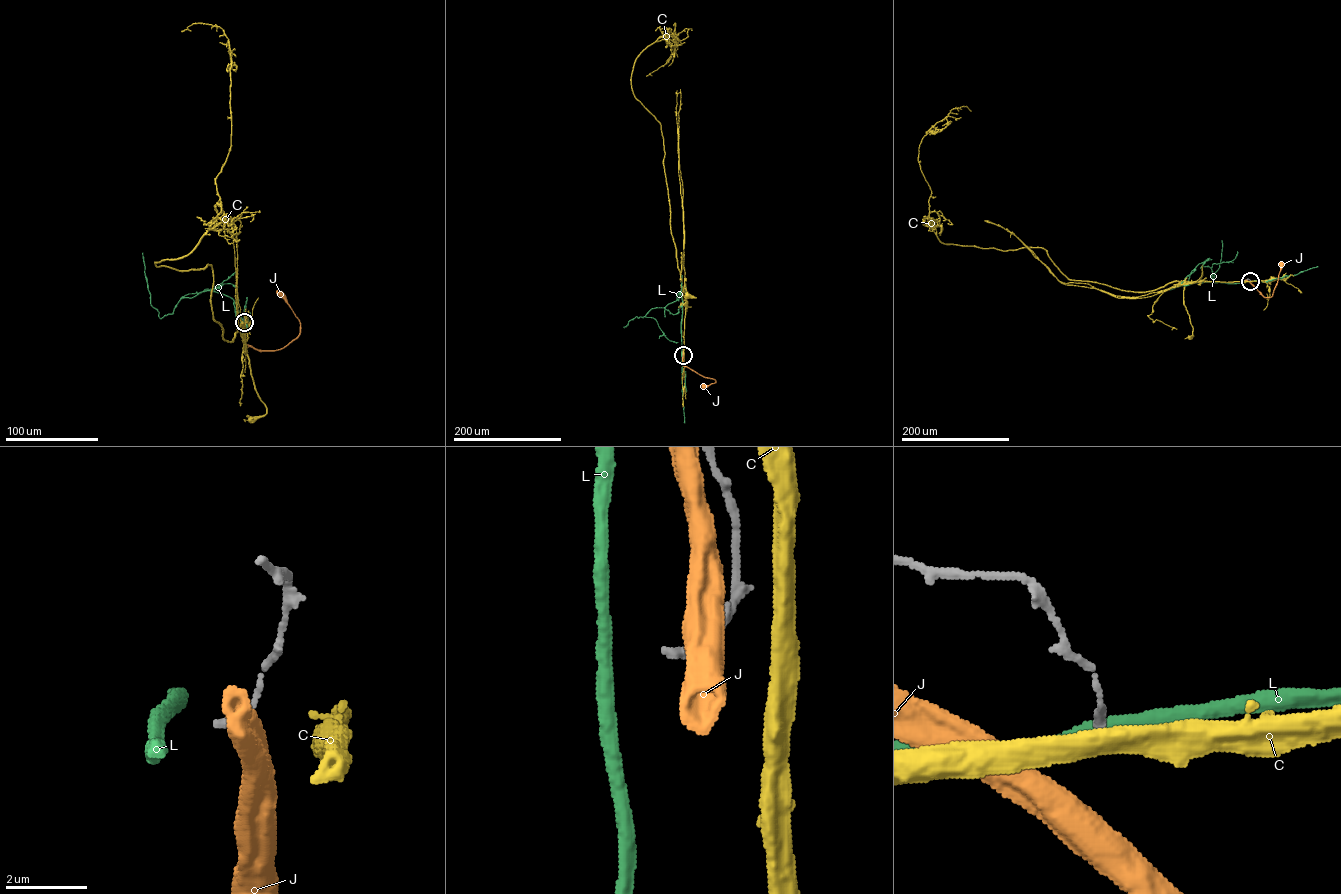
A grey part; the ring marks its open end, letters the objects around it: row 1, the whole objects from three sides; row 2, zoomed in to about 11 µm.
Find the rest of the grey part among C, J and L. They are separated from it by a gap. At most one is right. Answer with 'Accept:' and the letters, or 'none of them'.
Accept: C

